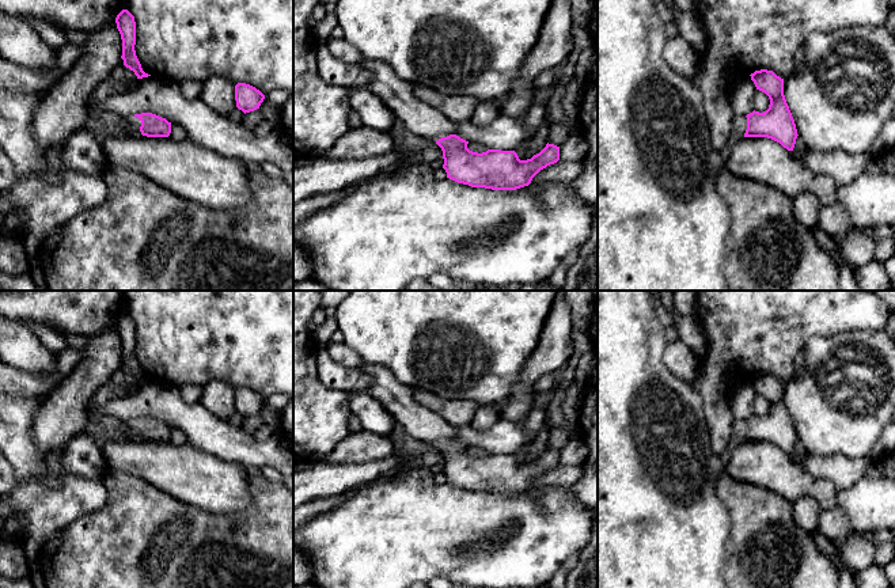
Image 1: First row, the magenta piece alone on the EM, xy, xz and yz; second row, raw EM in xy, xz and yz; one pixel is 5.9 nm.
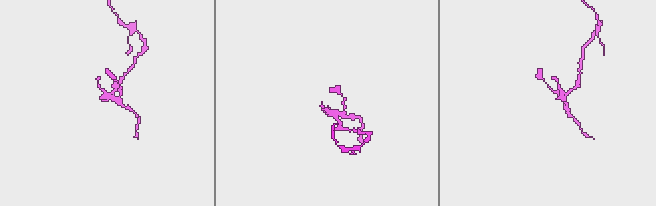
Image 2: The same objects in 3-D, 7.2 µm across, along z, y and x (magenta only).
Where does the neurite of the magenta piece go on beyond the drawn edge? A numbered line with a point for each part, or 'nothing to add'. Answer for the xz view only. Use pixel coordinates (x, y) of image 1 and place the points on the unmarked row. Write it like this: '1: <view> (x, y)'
1: xz (418, 421)

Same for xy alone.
1: xy (133, 425)

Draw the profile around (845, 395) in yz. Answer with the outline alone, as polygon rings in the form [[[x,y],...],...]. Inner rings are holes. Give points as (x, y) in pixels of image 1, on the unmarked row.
[[[884,330],[812,337],[796,360],[800,378],[784,384],[797,439],[814,455],[868,456],[895,411],[895,341]]]

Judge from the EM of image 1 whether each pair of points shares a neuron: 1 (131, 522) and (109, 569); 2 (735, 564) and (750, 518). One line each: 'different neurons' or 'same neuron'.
1: same neuron
2: same neuron

